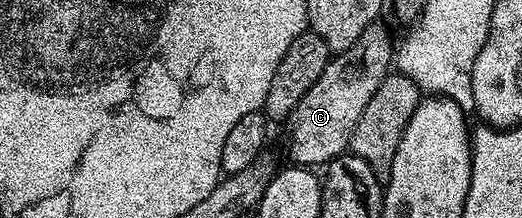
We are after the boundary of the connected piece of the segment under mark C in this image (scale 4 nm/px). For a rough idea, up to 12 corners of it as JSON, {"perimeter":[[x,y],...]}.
{"perimeter":[[383,23],[332,56],[285,126],[299,167],[348,152],[392,69]]}

